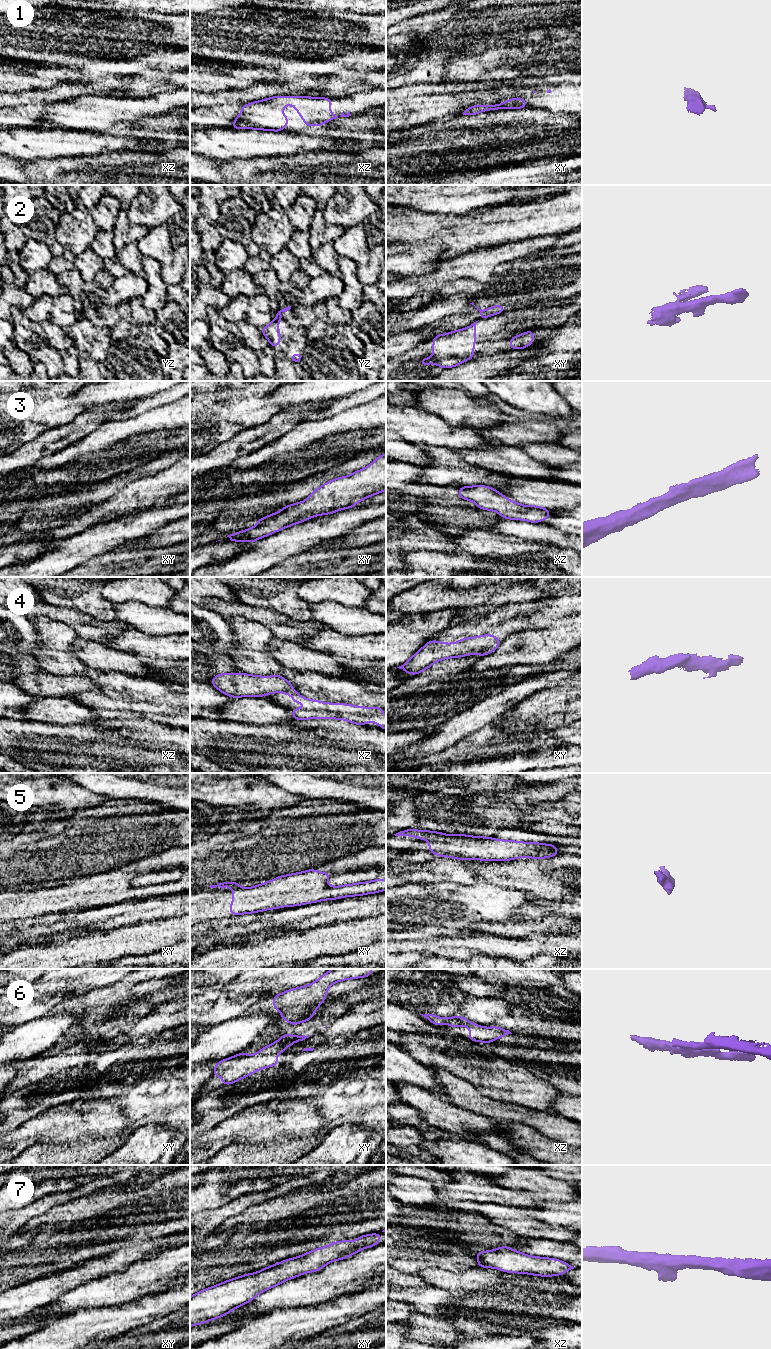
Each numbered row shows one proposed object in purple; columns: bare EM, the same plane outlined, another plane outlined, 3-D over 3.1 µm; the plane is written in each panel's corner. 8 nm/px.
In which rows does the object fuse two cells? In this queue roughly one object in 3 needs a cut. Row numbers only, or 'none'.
2, 4

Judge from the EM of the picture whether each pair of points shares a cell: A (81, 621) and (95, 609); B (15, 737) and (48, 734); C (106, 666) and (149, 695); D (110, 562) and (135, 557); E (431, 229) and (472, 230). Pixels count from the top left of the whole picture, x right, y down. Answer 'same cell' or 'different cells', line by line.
A: different cells
B: same cell
C: different cells
D: same cell
E: same cell

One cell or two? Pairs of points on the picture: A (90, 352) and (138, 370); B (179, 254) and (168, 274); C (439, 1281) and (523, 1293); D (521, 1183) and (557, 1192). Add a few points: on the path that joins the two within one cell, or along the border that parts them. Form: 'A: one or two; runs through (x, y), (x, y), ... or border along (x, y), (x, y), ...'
A: one; runs through (102, 347), (112, 347), (126, 358)
B: one; runs through (179, 259), (179, 263), (173, 269)
C: one; runs through (460, 1284), (474, 1284), (502, 1292)
D: one; runs through (530, 1183), (540, 1183), (548, 1188)

